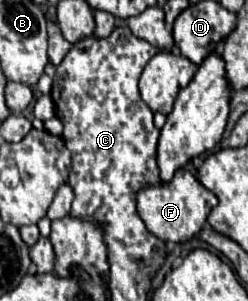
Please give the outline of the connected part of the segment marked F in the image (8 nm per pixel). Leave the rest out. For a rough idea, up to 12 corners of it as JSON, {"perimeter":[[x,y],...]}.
{"perimeter":[[189,170],[137,192],[163,242],[199,234],[217,198]]}

